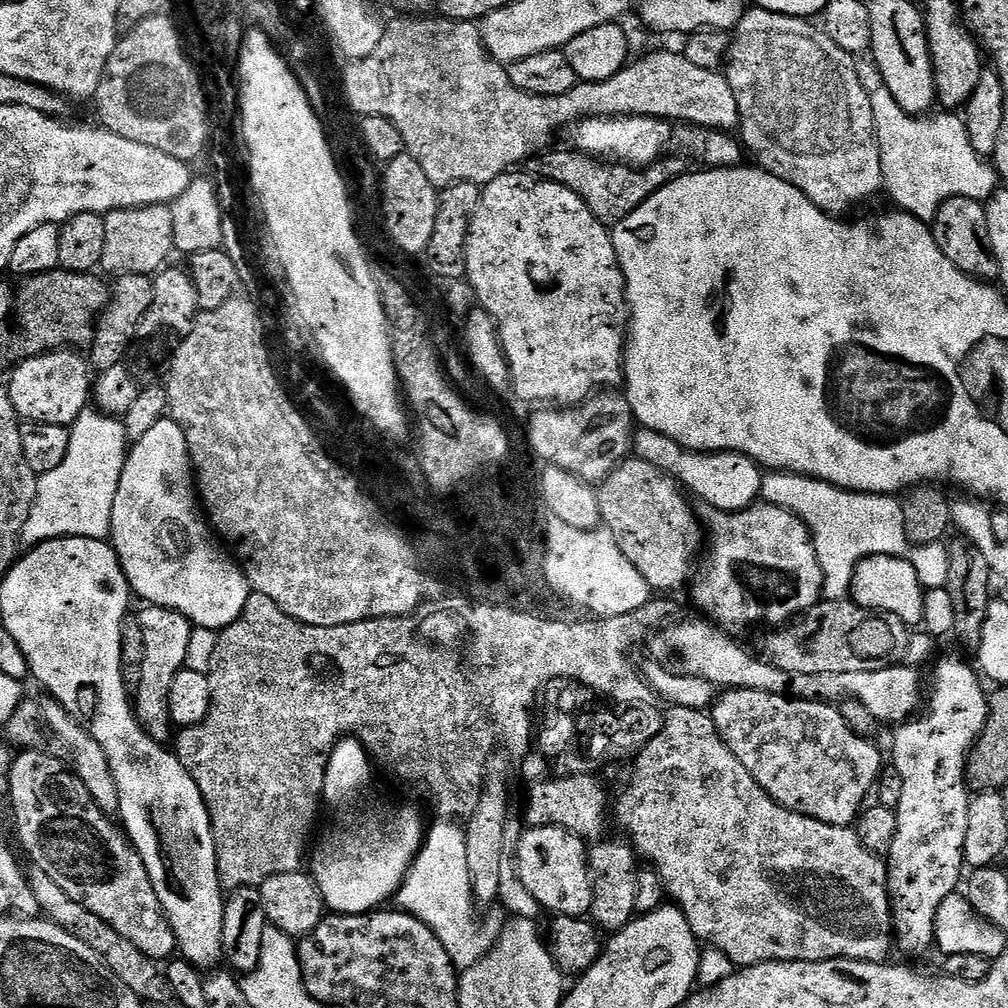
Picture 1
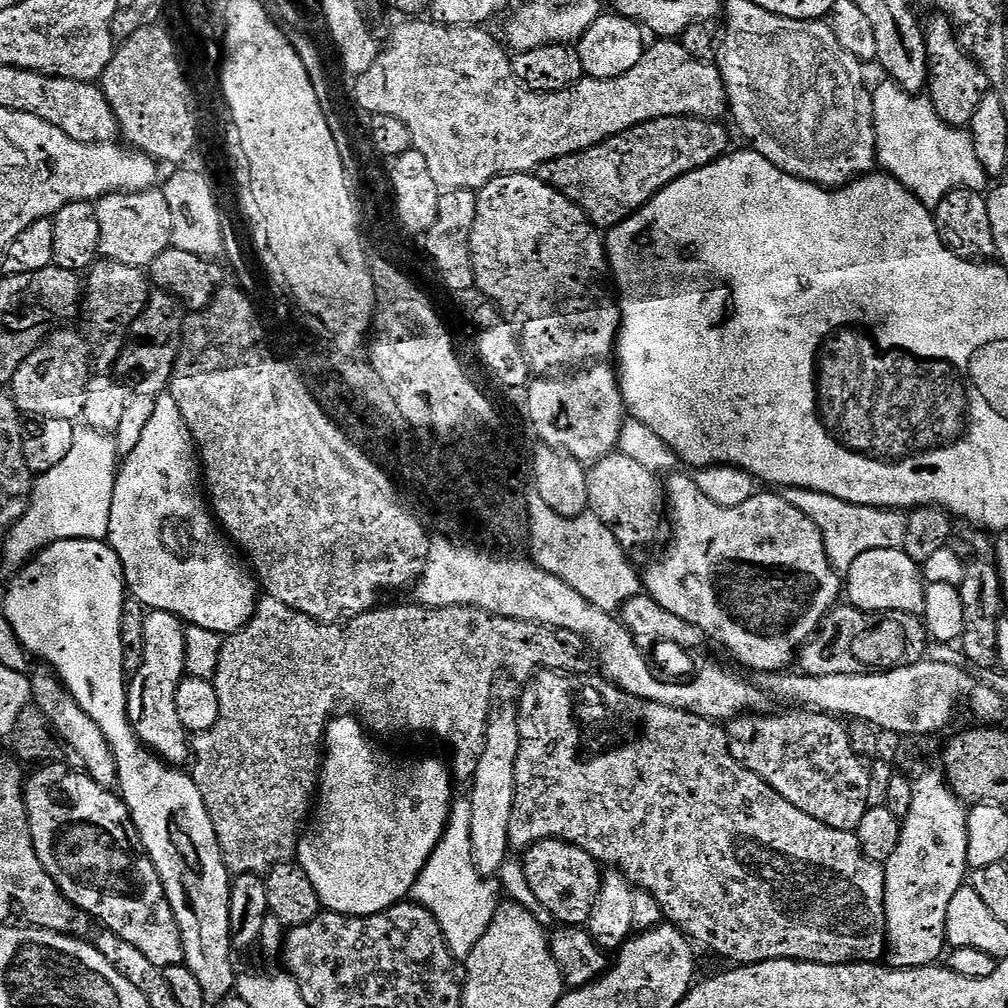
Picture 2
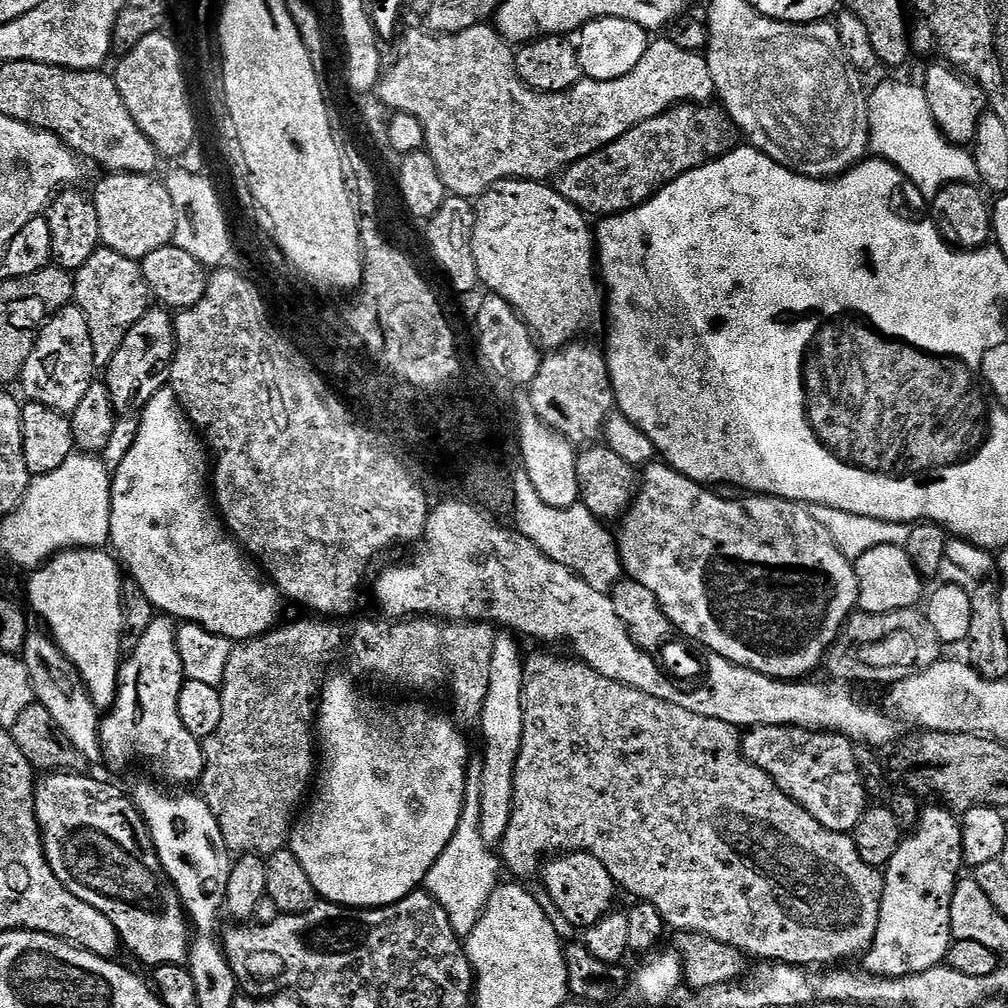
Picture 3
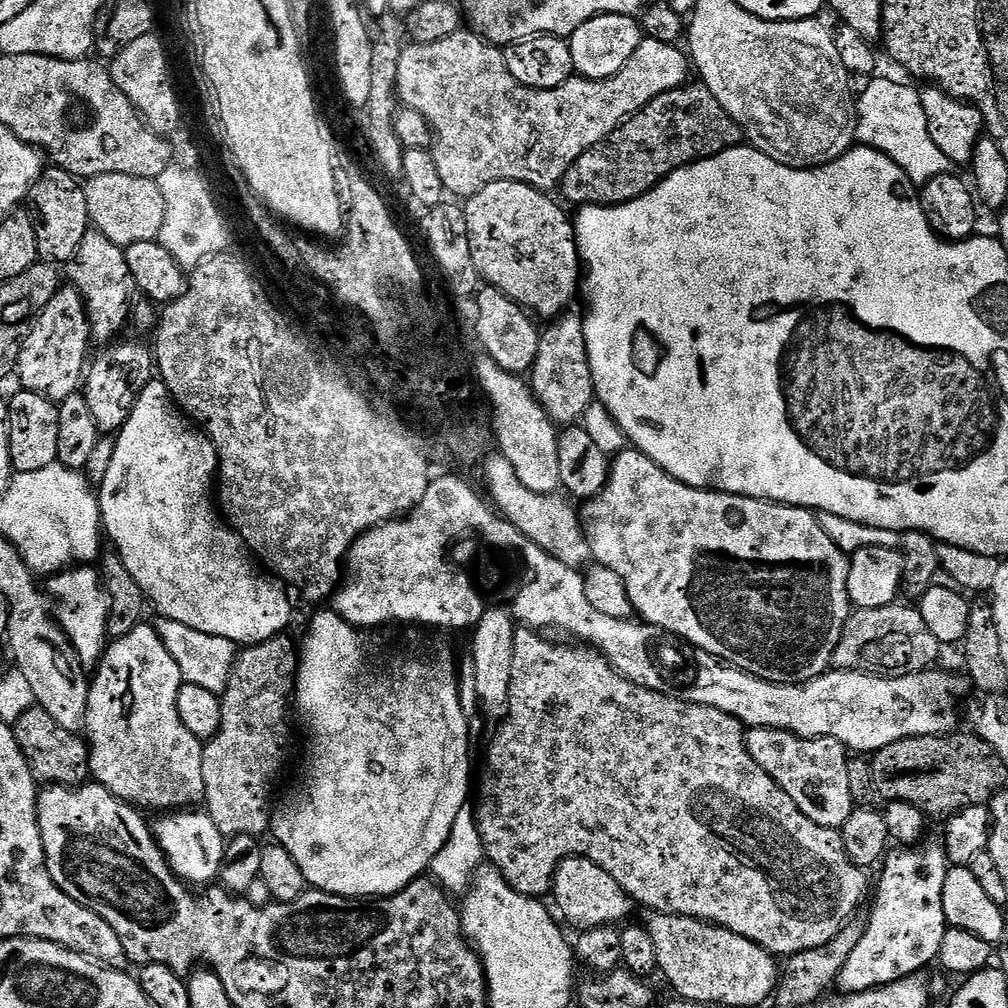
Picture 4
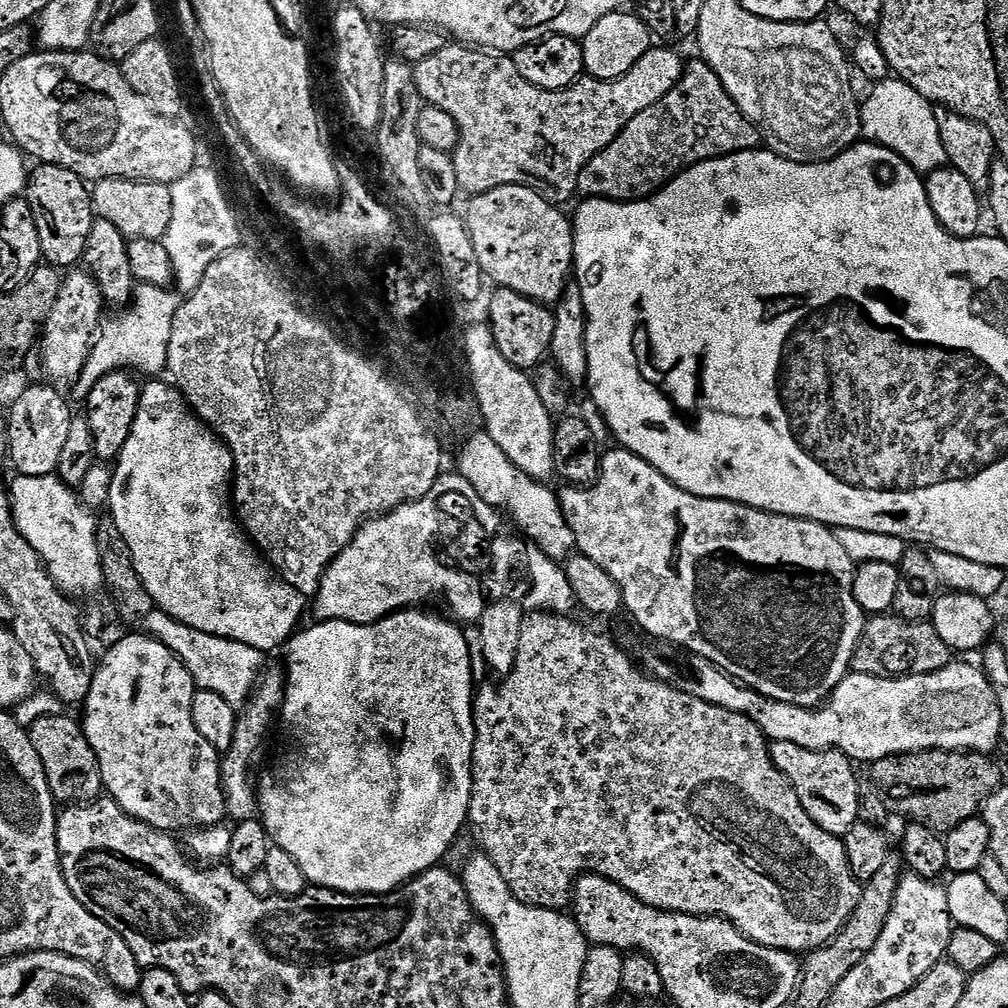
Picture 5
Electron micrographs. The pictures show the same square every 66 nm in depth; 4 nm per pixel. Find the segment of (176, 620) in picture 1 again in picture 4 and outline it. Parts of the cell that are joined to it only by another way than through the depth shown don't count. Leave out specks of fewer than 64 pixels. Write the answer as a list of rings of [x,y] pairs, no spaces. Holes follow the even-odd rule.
[[[144,622],[133,628],[136,629],[126,633],[121,640],[111,641],[103,661],[104,669],[97,680],[95,677],[91,681],[88,690],[86,739],[92,753],[90,772],[95,783],[137,809],[153,808],[159,814],[192,810],[203,805],[207,797],[205,745],[190,730],[186,730],[178,714],[178,694],[185,685],[184,676],[151,623]]]

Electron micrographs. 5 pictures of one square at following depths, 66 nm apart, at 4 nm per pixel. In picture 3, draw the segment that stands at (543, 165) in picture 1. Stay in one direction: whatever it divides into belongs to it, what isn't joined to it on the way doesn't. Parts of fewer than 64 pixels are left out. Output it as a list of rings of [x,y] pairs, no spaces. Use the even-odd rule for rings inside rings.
[[[677,104],[662,115],[634,126],[606,147],[591,152],[585,160],[569,164],[555,181],[556,191],[589,217],[607,218],[632,211],[652,199],[671,180],[737,147],[738,129],[727,111],[720,106],[708,107],[712,106]]]

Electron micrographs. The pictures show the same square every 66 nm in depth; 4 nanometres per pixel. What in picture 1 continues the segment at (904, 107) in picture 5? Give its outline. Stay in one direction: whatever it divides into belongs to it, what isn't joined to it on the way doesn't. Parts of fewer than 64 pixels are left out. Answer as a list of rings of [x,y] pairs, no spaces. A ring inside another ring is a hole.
[[[880,86],[877,92],[871,93],[872,109],[874,110],[874,126],[876,127],[876,141],[880,147],[880,161],[882,162],[882,178],[884,179],[883,191],[893,200],[895,207],[902,212],[909,212],[914,218],[925,222],[935,221],[942,202],[955,196],[974,198],[981,202],[998,188],[998,177],[995,167],[985,157],[979,156],[970,146],[970,134],[966,130],[963,119],[956,114],[936,116],[925,114],[911,116],[894,102],[888,89]]]

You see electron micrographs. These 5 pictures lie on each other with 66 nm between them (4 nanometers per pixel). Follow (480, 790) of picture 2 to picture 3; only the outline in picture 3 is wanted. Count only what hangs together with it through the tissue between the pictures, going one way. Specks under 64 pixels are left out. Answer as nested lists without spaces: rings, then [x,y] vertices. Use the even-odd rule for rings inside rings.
[[[512,634],[497,635],[494,642],[493,657],[490,661],[489,689],[486,691],[485,705],[478,721],[480,734],[484,738],[482,751],[485,756],[483,767],[483,787],[481,804],[481,834],[489,846],[499,846],[506,834],[506,826],[510,826],[510,814],[512,813],[512,799],[514,798],[514,774],[518,754],[522,750],[522,738],[524,737],[524,711],[522,710],[522,694],[524,693],[524,662],[525,653],[520,653],[516,645],[517,637]]]

